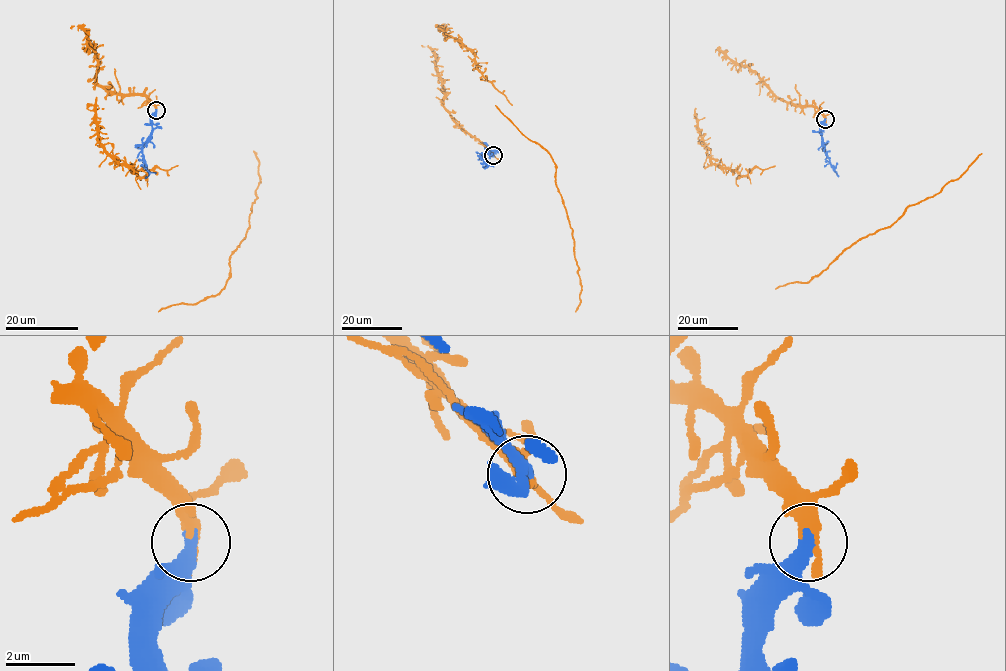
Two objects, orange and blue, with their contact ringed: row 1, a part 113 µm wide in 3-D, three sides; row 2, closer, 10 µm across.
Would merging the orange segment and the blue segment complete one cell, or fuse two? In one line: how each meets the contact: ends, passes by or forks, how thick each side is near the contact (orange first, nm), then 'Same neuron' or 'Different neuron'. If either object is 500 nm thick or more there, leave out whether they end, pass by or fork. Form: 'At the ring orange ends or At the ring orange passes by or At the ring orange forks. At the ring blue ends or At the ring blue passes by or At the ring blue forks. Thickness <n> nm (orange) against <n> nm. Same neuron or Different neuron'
At the ring orange forks. At the ring blue ends. Thickness 220 nm (orange) against 400 nm. Same neuron

